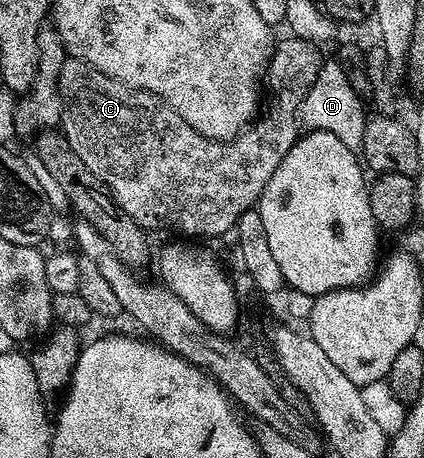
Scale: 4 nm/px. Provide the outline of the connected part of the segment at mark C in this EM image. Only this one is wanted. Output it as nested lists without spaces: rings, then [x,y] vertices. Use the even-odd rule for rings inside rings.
[[[287,36],[277,42],[274,54],[270,56],[270,65],[266,69],[265,84],[268,86],[268,96],[264,101],[264,112],[245,132],[228,141],[214,141],[210,137],[200,135],[200,131],[192,128],[168,102],[162,100],[156,94],[146,93],[142,89],[131,89],[130,86],[120,83],[100,71],[96,71],[96,67],[92,67],[88,63],[67,59],[60,71],[60,79],[58,80],[58,90],[62,100],[60,129],[61,132],[65,133],[68,143],[72,143],[72,151],[76,151],[76,155],[80,155],[80,159],[84,159],[84,167],[88,167],[88,171],[92,171],[92,175],[96,175],[110,188],[110,196],[114,198],[114,202],[142,229],[153,231],[153,229],[166,229],[171,225],[176,232],[183,233],[186,236],[183,238],[186,239],[218,237],[221,233],[226,232],[229,234],[235,228],[242,213],[257,206],[264,187],[268,187],[268,179],[272,179],[272,171],[276,171],[276,167],[280,167],[280,159],[284,159],[284,155],[288,155],[288,151],[299,139],[302,104],[312,87],[312,83],[316,83],[318,73],[322,70],[324,57],[323,54],[318,54],[318,49],[319,46],[315,42],[301,41],[296,36]]]

